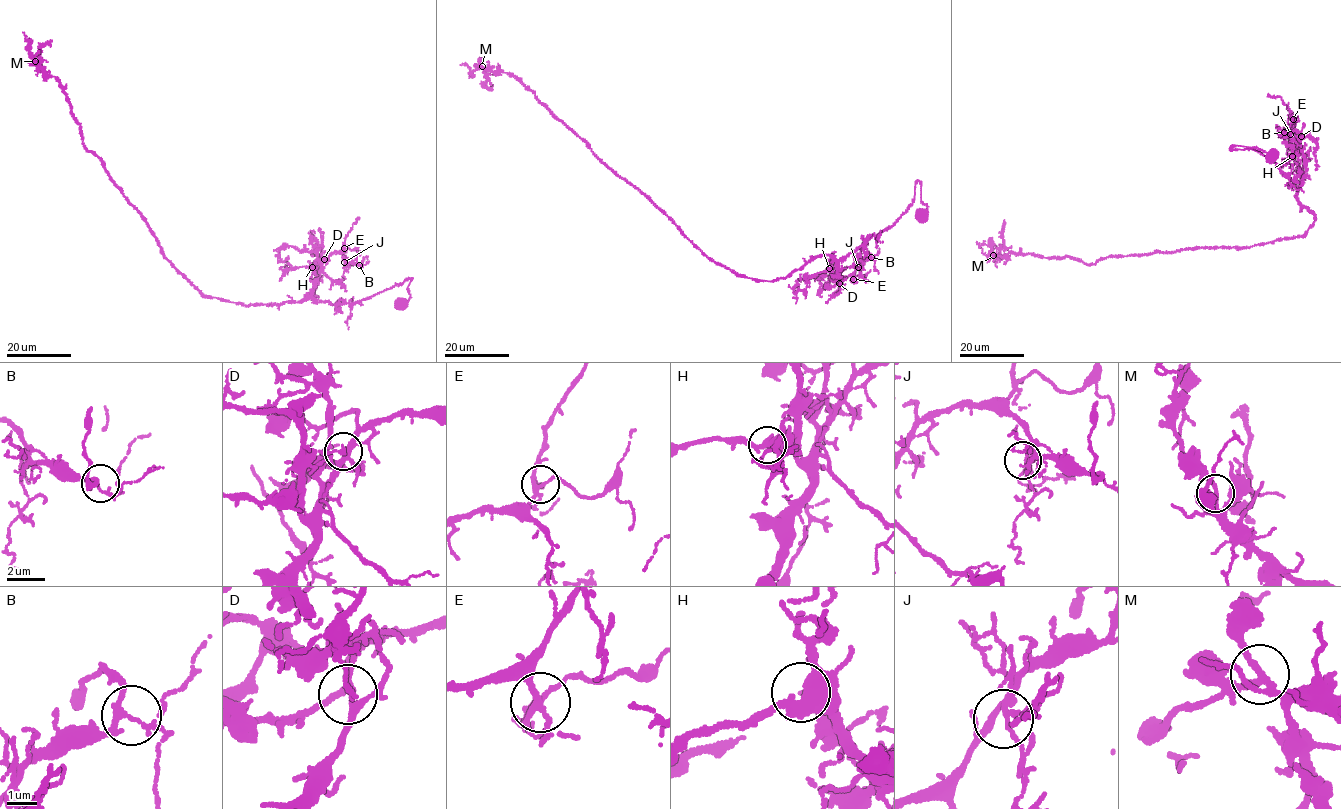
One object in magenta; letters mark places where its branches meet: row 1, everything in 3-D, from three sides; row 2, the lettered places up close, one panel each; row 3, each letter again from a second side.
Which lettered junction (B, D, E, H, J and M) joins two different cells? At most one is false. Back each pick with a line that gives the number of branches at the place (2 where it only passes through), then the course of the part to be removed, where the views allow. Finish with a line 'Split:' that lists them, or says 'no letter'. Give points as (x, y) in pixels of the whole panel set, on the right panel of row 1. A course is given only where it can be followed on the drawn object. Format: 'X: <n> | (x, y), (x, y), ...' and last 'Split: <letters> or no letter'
D: 3 | (1301, 136), (1311, 137), (1316, 143), (1316, 170)
Split: D

